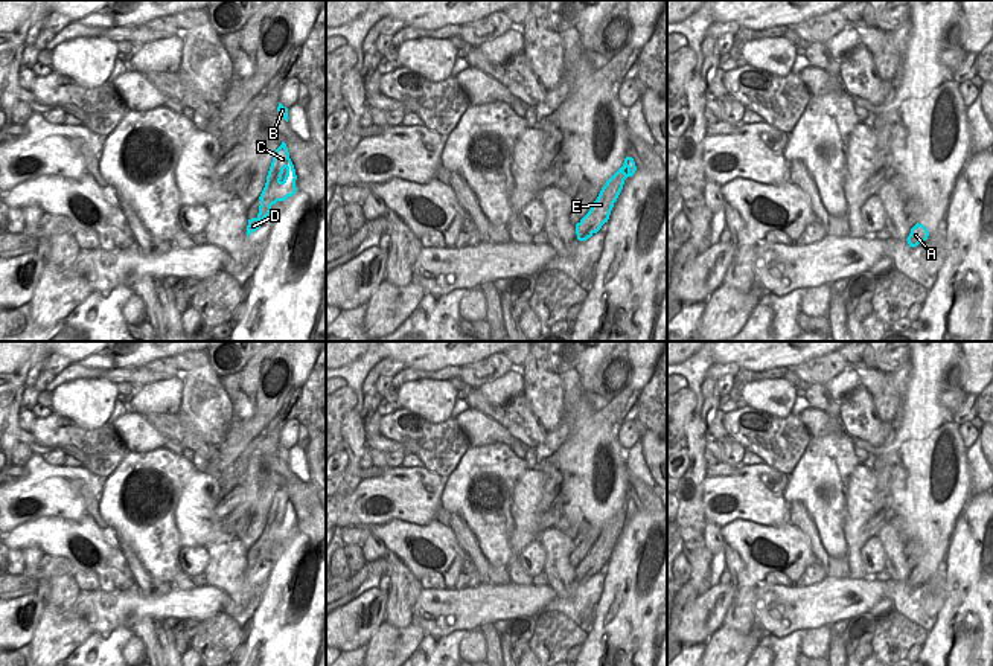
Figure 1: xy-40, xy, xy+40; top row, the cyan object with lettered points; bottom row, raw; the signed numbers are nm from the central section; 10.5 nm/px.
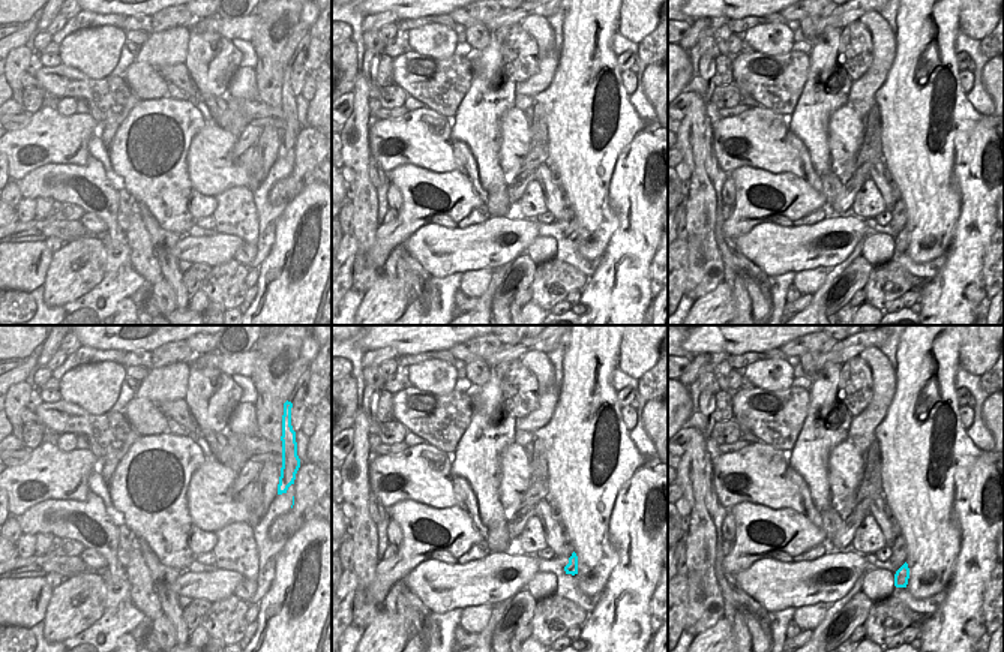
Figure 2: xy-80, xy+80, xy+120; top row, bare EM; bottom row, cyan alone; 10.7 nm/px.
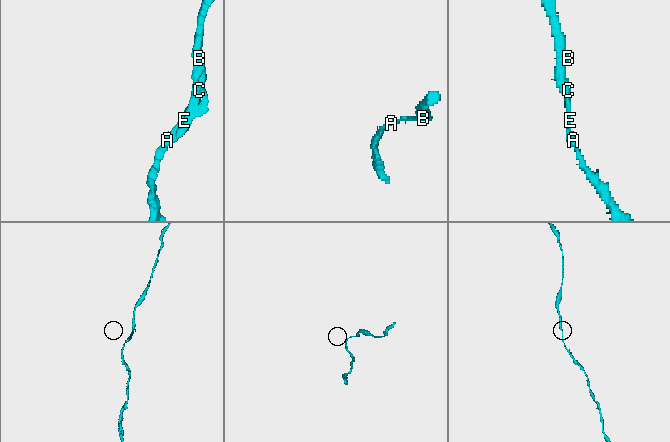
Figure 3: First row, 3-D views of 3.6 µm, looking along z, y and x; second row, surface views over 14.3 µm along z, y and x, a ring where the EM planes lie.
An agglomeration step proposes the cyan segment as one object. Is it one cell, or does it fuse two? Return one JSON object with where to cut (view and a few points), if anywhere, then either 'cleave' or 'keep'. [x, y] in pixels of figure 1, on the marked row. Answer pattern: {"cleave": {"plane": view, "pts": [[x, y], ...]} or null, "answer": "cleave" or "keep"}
{"cleave": null, "answer": "keep"}

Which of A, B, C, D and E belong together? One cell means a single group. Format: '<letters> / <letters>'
A B C D E

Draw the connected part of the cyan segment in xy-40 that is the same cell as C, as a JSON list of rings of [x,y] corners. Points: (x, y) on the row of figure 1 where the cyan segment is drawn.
[[[282,142],[273,155],[265,187],[259,197],[259,213],[256,218],[248,219],[247,238],[260,227],[262,221],[270,215],[273,204],[285,201],[297,192],[295,180],[297,175],[286,143]]]

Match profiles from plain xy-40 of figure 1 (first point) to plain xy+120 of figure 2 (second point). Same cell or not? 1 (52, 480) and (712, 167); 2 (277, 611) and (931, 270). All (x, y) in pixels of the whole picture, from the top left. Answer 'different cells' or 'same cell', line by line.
1: different cells
2: different cells

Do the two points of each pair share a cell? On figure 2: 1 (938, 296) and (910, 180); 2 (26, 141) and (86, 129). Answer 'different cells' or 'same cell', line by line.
1: different cells
2: same cell

